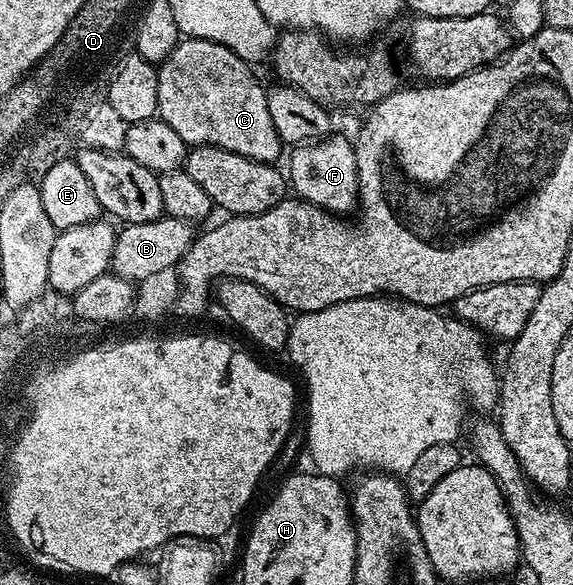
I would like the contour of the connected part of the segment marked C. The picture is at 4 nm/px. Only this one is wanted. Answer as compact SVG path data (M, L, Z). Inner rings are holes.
M184 38L177 42L175 48L159 63L158 76L158 108L157 115L189 146L217 146L226 148L226 152L238 152L238 156L246 156L259 162L277 161L282 143L274 132L274 122L270 120L268 107L268 90L260 87L251 65L234 56L230 48L222 44L214 44L214 40L201 38Z

